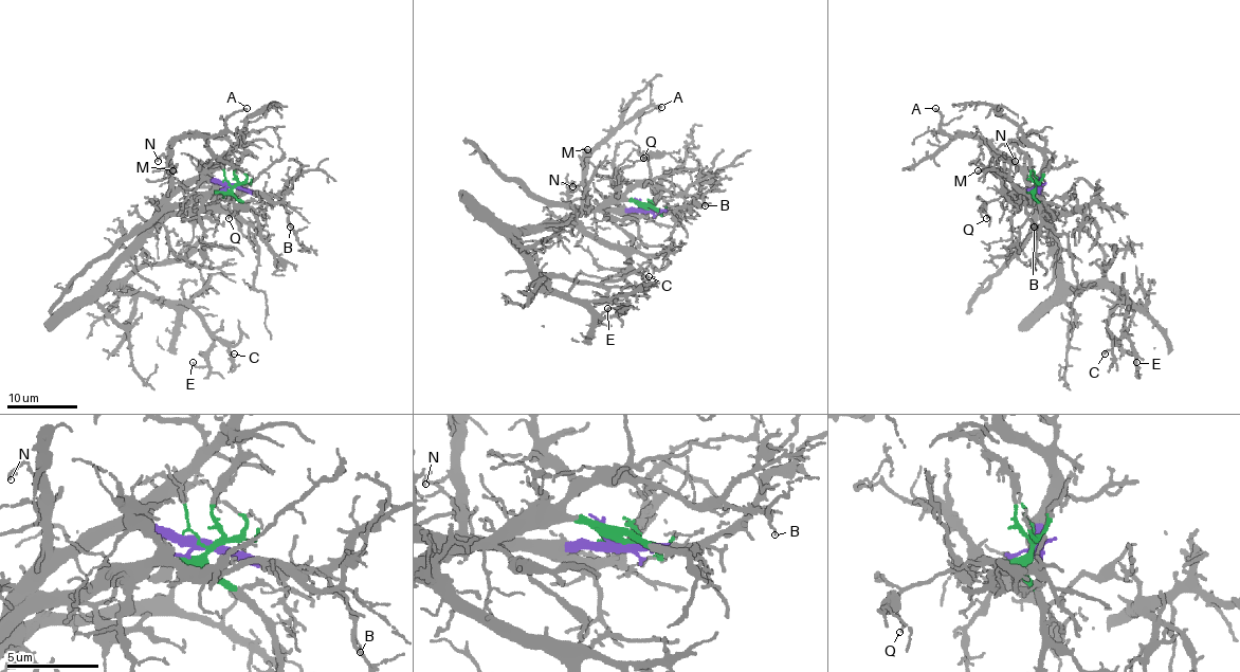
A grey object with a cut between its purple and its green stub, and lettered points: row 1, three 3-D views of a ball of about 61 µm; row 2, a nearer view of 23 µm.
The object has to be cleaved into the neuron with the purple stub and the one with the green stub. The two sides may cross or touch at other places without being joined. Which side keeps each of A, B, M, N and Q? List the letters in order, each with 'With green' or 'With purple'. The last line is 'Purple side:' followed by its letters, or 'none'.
A: With purple
B: With green
M: With purple
N: With purple
Q: With green
Purple side: A, M, N

